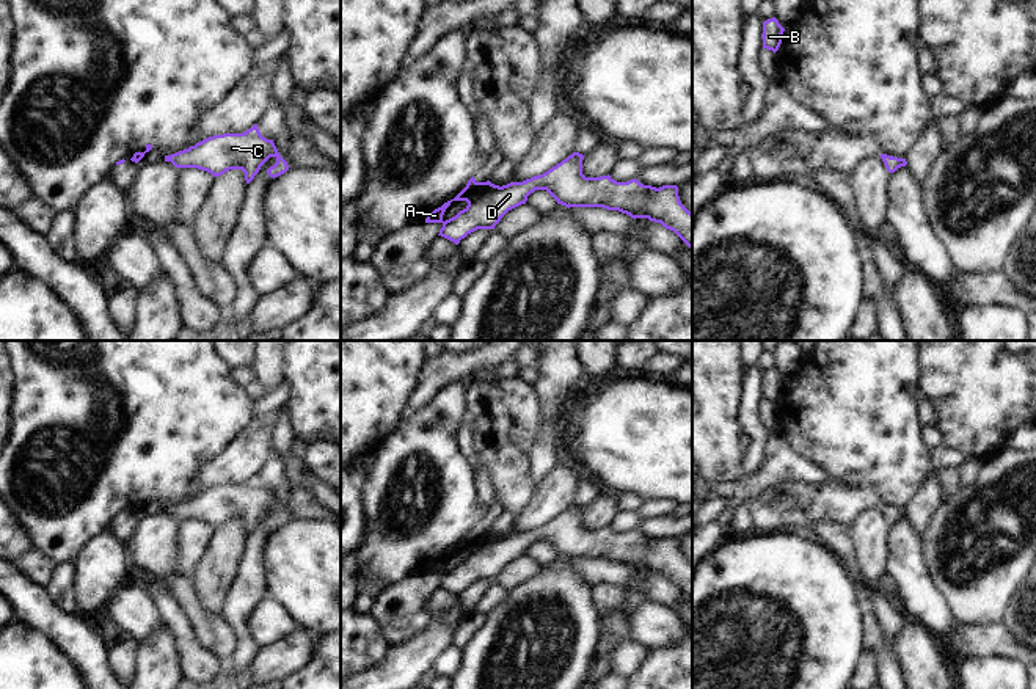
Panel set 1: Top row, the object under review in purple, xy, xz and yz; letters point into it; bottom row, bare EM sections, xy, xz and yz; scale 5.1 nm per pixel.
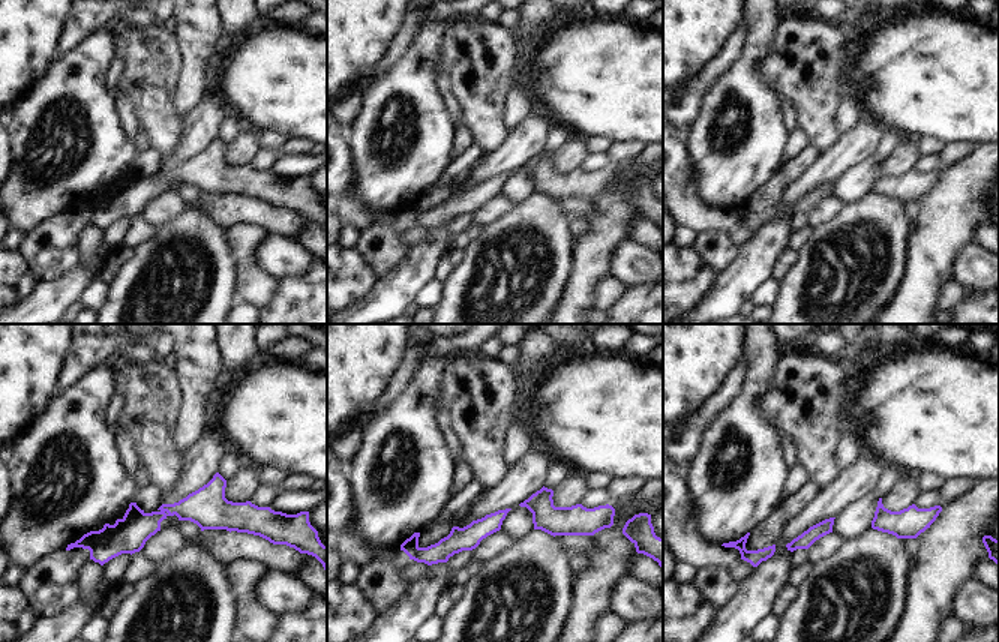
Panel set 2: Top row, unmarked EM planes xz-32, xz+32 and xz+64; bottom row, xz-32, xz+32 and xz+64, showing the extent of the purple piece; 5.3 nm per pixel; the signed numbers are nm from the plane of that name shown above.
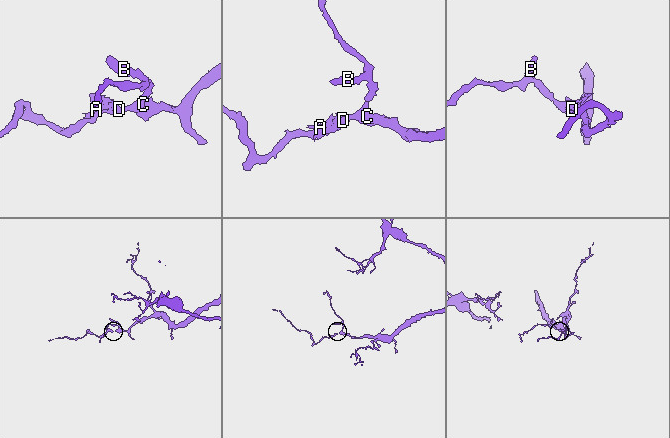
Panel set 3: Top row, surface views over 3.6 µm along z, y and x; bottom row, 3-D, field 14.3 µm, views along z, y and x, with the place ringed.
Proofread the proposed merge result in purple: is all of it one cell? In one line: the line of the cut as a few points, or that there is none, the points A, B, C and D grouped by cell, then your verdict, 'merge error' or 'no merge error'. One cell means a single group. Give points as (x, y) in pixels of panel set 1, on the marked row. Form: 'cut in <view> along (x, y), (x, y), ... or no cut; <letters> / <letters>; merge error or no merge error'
no cut; A B C D; no merge error

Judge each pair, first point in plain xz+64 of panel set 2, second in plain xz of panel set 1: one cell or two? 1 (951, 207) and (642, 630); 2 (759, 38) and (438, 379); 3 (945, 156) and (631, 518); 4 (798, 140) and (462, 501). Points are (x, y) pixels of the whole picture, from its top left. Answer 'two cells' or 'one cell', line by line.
1: two cells
2: two cells
3: two cells
4: two cells

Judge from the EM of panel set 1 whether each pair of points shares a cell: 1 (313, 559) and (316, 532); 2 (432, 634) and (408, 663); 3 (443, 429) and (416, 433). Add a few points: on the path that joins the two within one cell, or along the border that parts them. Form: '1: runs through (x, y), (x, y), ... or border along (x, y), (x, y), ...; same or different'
1: runs through (316, 553), (316, 539); same
2: runs through (430, 641), (415, 656); same
3: runs through (437, 429), (423, 433); same

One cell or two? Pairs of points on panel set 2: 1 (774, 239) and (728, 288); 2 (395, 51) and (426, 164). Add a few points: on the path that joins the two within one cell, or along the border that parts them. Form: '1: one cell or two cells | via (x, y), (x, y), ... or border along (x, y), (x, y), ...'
1: one cell | via (762, 251), (740, 276)
2: two cells | border along (417, 30), (411, 44), (369, 81)

